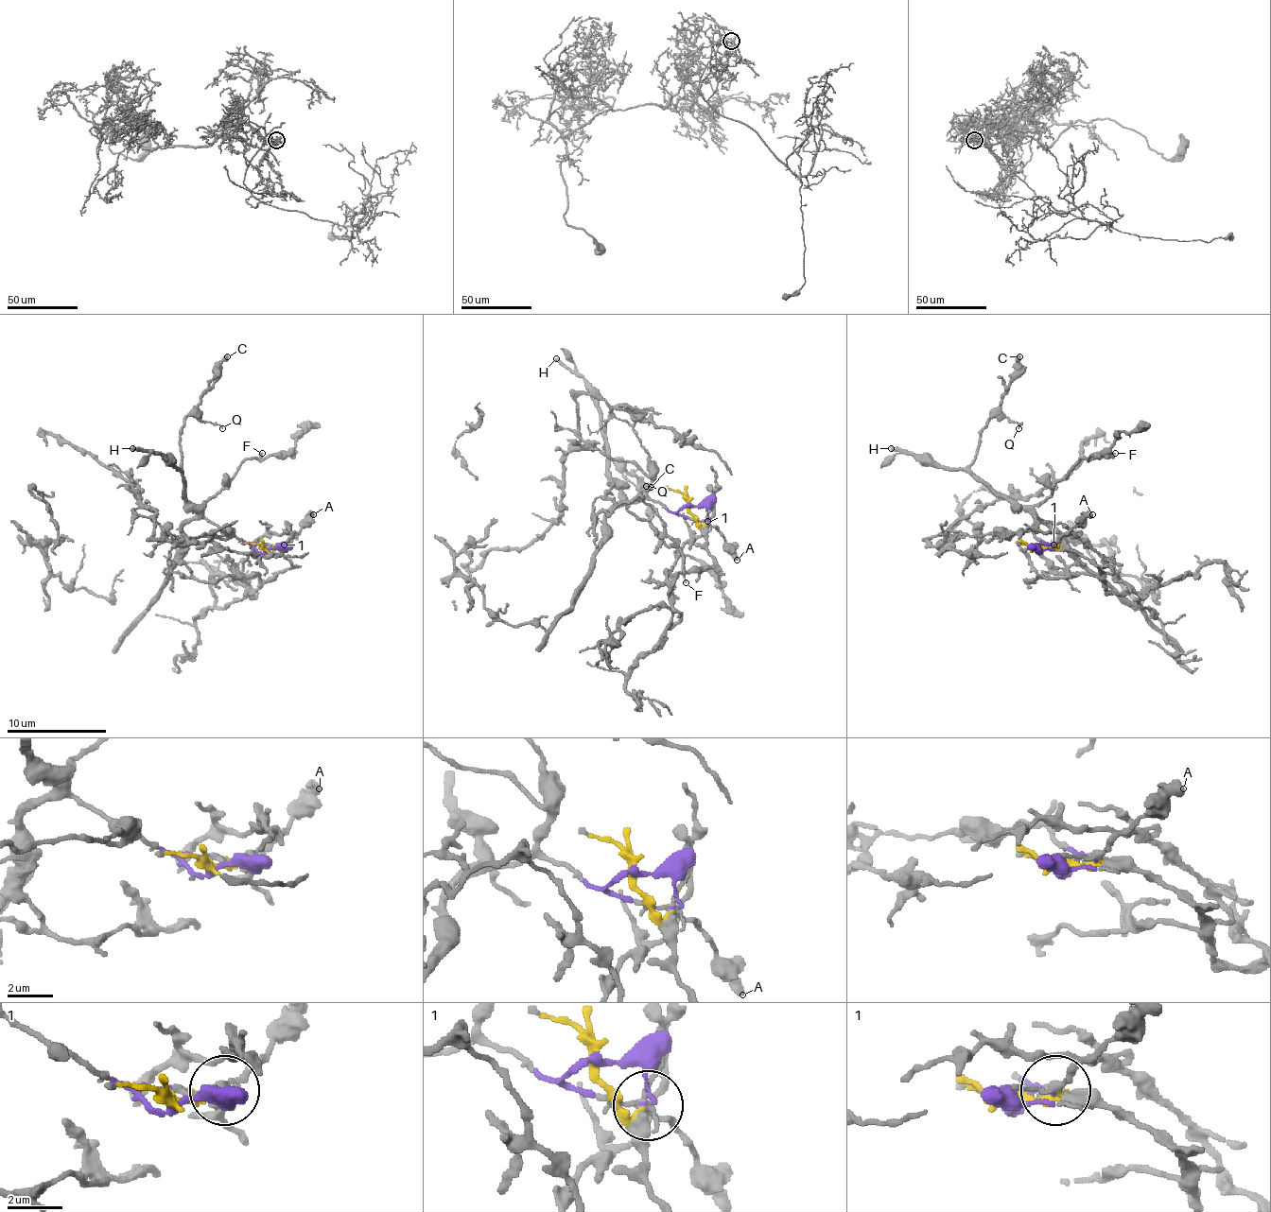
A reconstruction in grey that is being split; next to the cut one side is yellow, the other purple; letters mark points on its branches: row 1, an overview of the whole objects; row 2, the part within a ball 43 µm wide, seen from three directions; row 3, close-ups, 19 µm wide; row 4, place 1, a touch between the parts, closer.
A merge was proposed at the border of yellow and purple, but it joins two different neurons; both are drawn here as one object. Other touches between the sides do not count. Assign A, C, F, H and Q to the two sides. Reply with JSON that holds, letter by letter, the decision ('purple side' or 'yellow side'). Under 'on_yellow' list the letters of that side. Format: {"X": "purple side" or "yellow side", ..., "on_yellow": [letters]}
{"A": "purple side", "C": "purple side", "F": "purple side", "H": "purple side", "Q": "purple side", "on_yellow": []}

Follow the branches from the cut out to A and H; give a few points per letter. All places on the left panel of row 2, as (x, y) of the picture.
A: (267, 551), (284, 548), (284, 544), (314, 513)
H: (267, 551), (247, 544), (206, 519), (183, 496), (183, 478), (159, 454), (131, 449)

